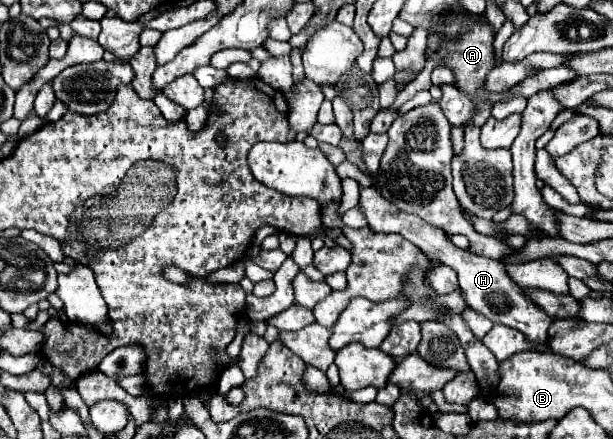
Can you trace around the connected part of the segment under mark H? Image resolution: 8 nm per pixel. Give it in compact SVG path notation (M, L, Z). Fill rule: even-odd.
M376 187L360 189L360 205L362 205L362 211L366 213L368 227L374 233L398 233L404 239L408 239L410 243L414 243L418 249L422 249L430 259L436 259L442 265L452 267L458 273L458 281L460 281L460 287L466 295L468 307L482 313L484 317L488 317L492 323L500 323L500 325L522 331L534 343L544 343L548 339L550 317L546 317L546 313L542 309L538 309L538 305L534 305L534 301L524 297L524 293L510 279L506 267L500 261L488 259L488 257L478 257L474 253L458 249L450 241L450 235L446 235L442 229L428 225L420 217L414 217L410 213L402 213L396 205L390 205L390 201L386 201L378 193Z

